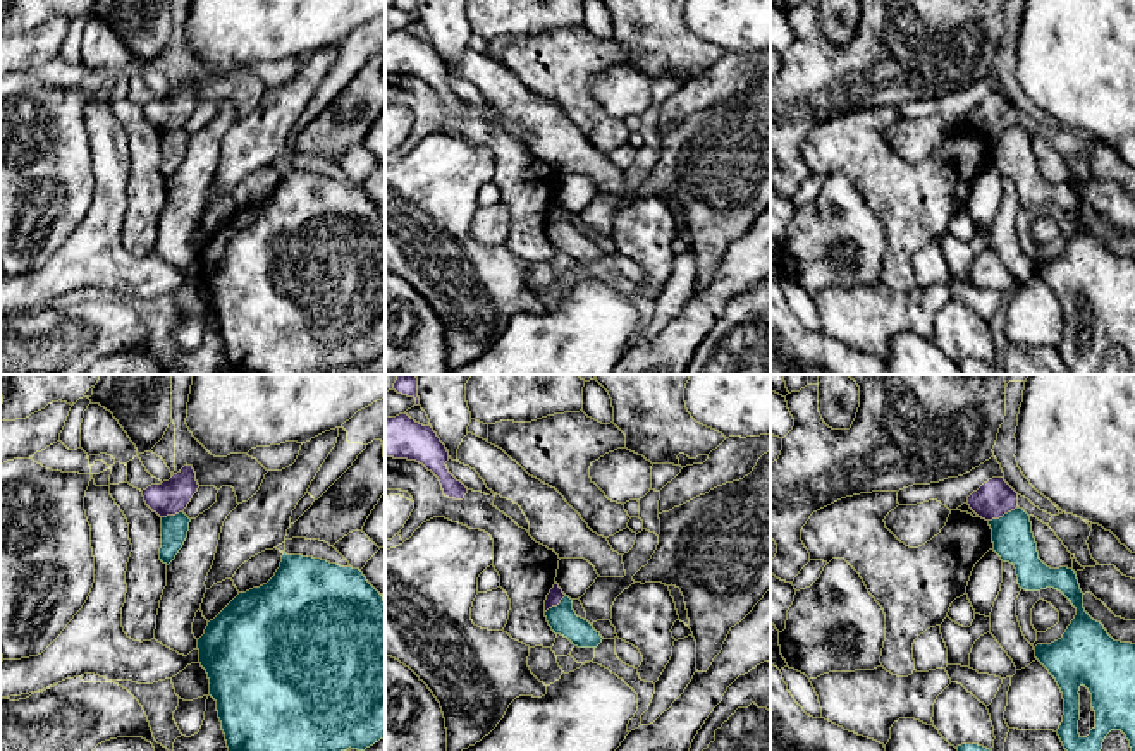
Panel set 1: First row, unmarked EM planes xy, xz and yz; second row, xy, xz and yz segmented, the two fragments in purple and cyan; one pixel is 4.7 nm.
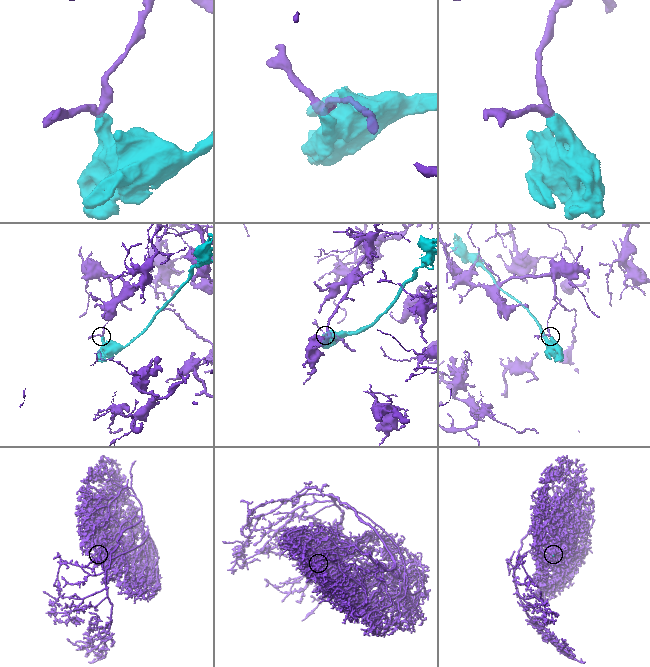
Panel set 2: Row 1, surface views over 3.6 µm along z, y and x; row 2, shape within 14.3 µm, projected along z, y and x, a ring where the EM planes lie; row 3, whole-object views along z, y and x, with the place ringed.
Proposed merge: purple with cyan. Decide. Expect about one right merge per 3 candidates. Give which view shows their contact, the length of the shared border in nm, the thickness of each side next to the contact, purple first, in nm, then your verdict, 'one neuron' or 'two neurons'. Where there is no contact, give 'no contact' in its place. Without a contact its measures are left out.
yz | 160 nm | 170/190 nm | two neurons

